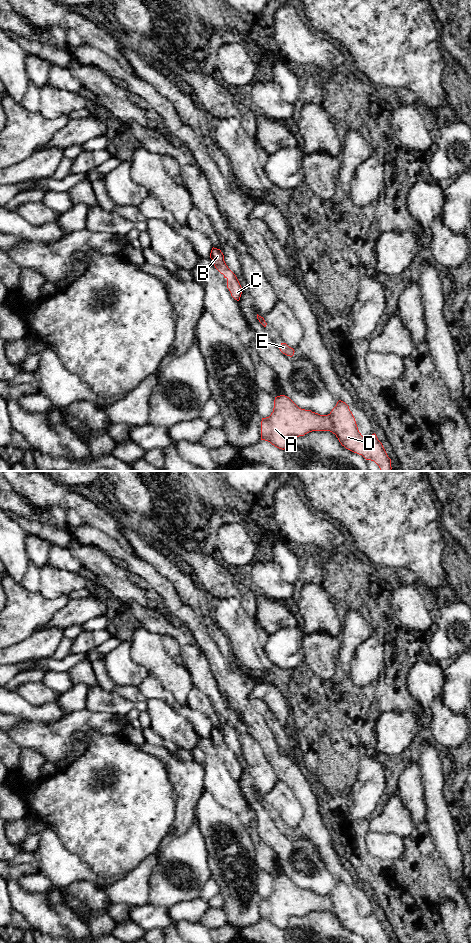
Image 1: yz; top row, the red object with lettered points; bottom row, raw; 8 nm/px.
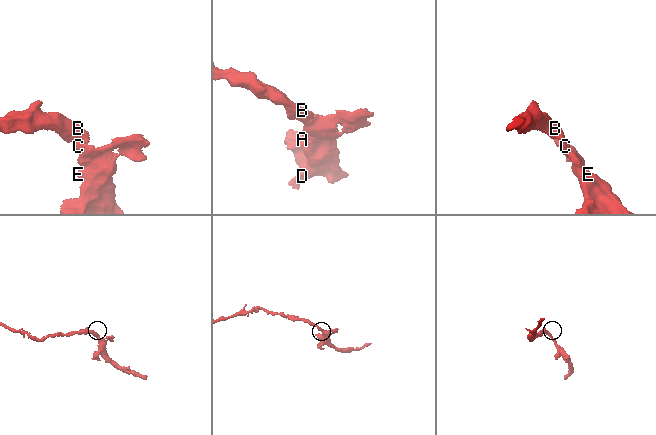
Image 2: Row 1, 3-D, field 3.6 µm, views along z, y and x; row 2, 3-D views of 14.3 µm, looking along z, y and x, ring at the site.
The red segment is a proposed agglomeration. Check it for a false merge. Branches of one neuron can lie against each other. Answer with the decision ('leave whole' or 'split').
leave whole

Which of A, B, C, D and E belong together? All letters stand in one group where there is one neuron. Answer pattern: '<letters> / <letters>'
A B C D E

